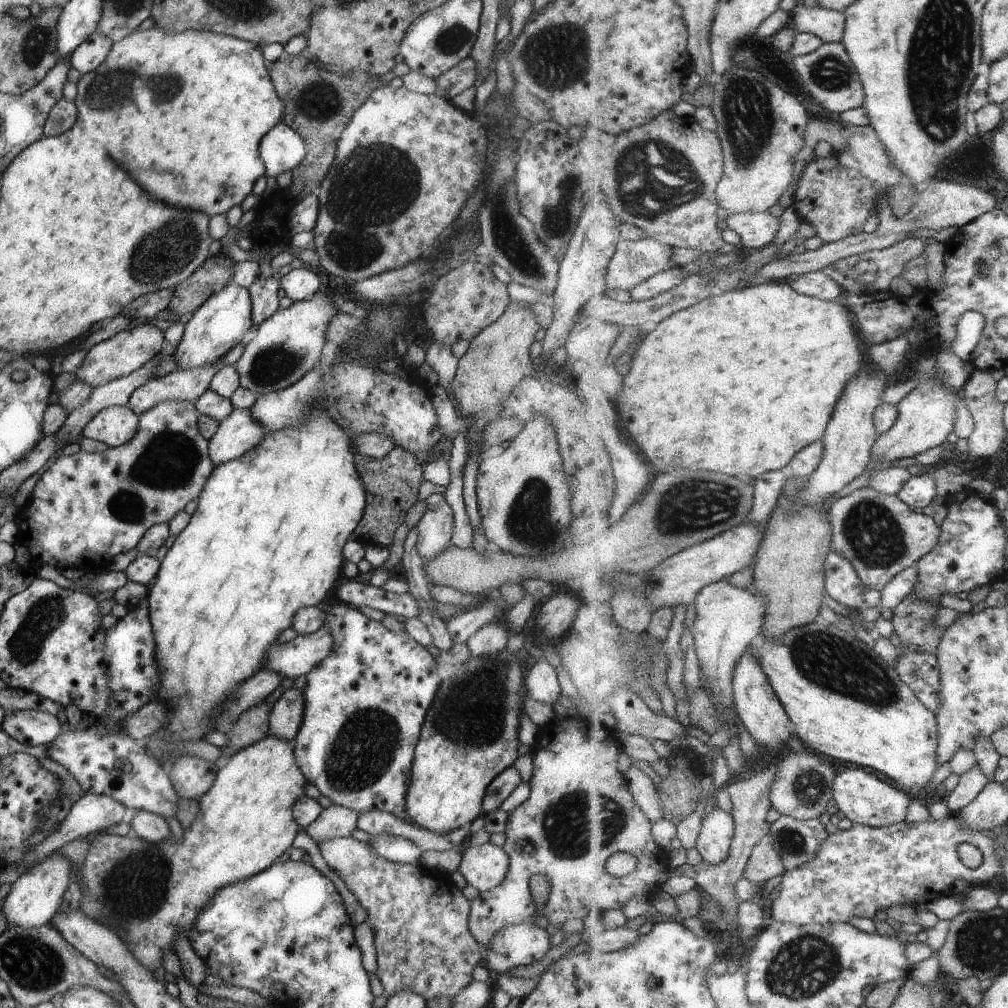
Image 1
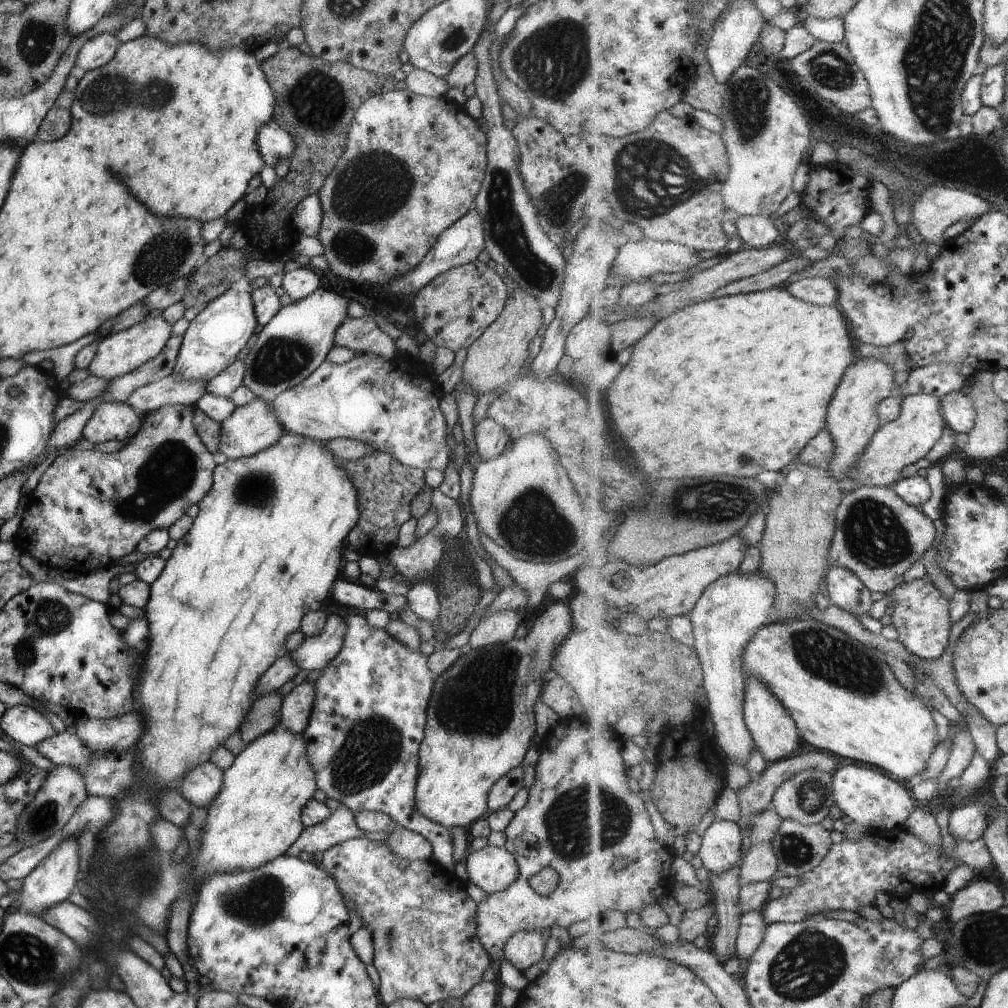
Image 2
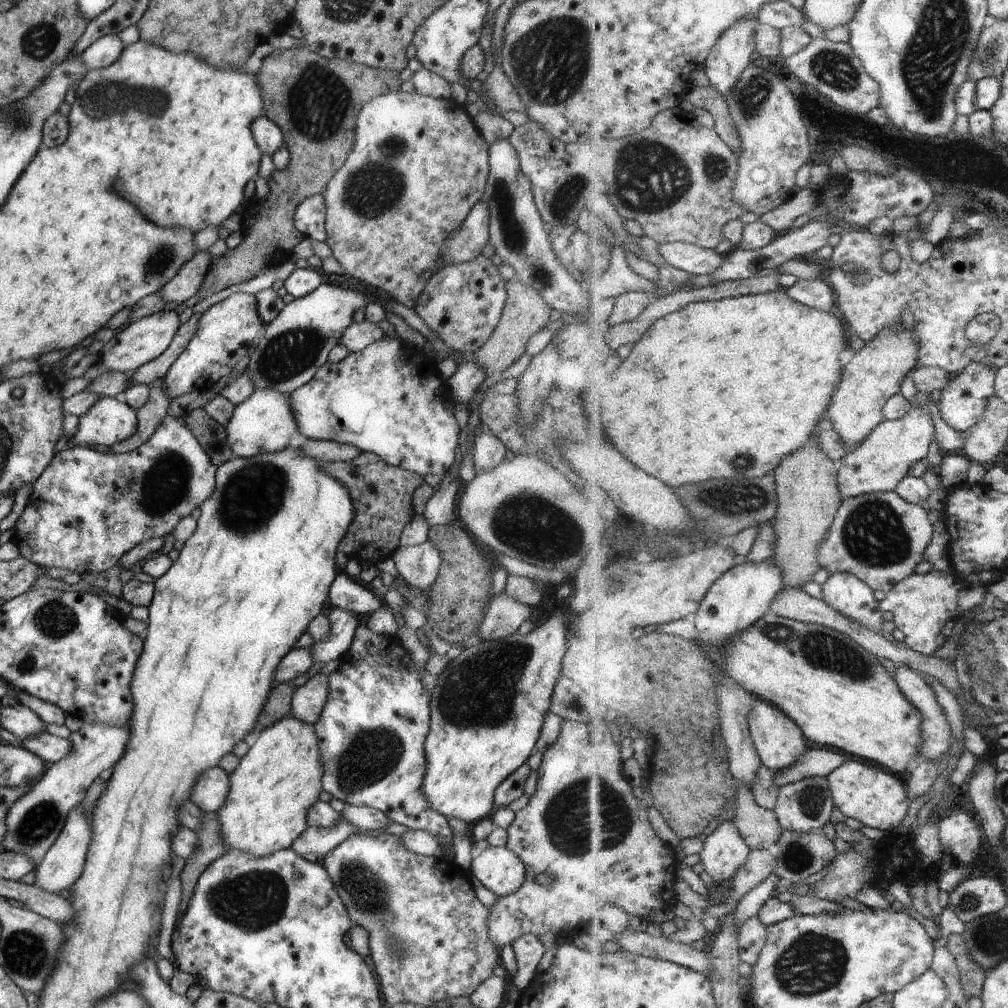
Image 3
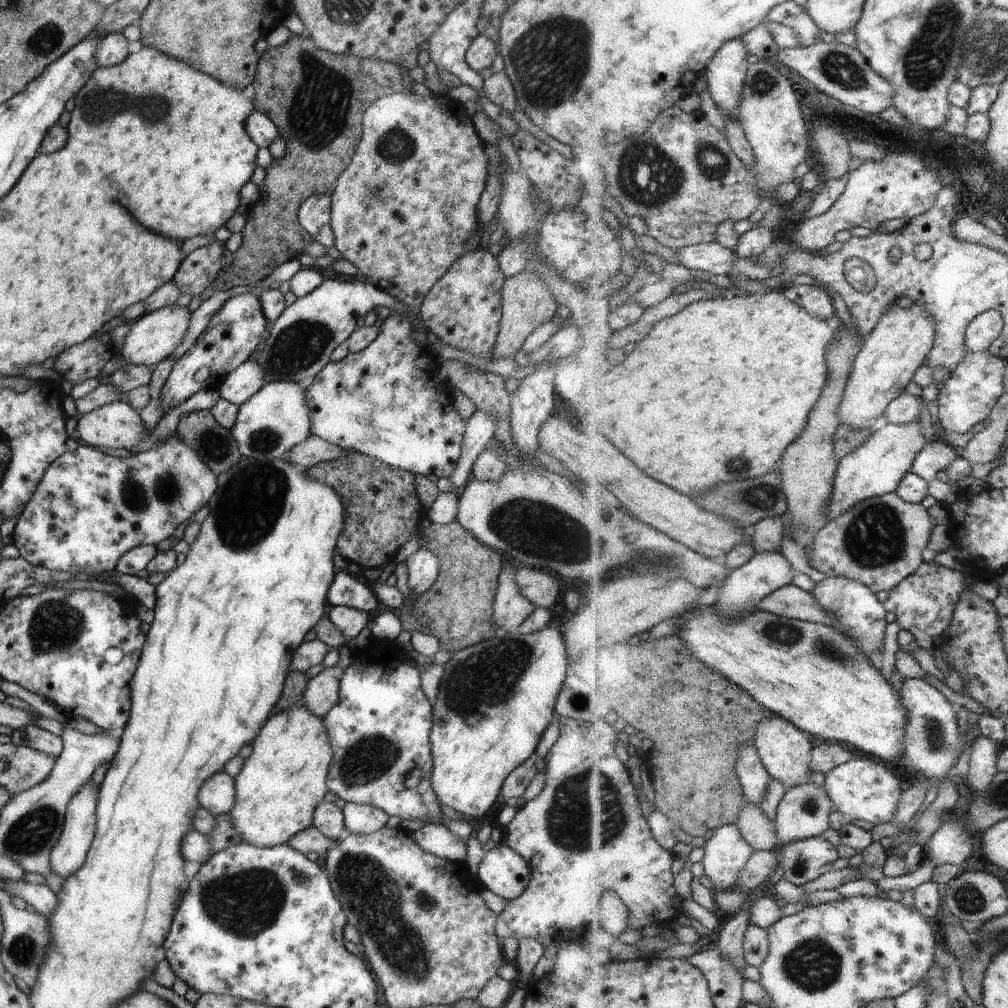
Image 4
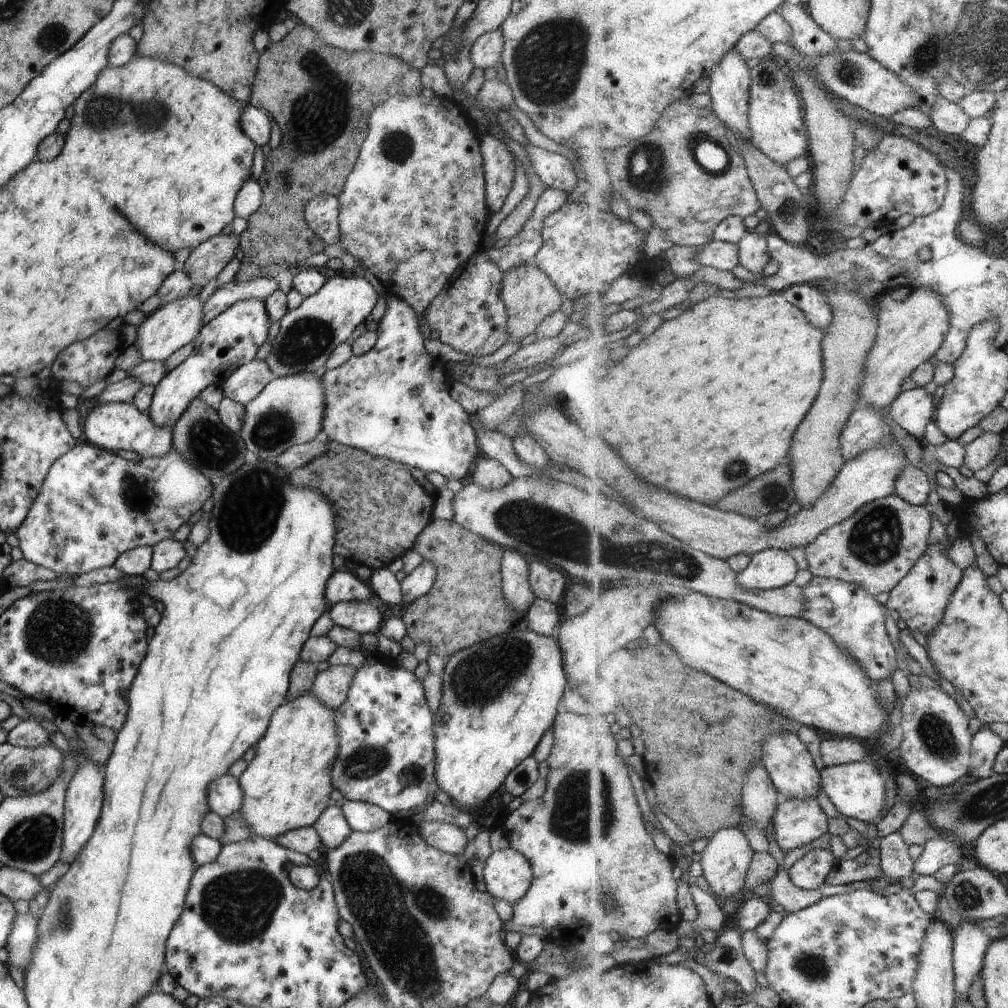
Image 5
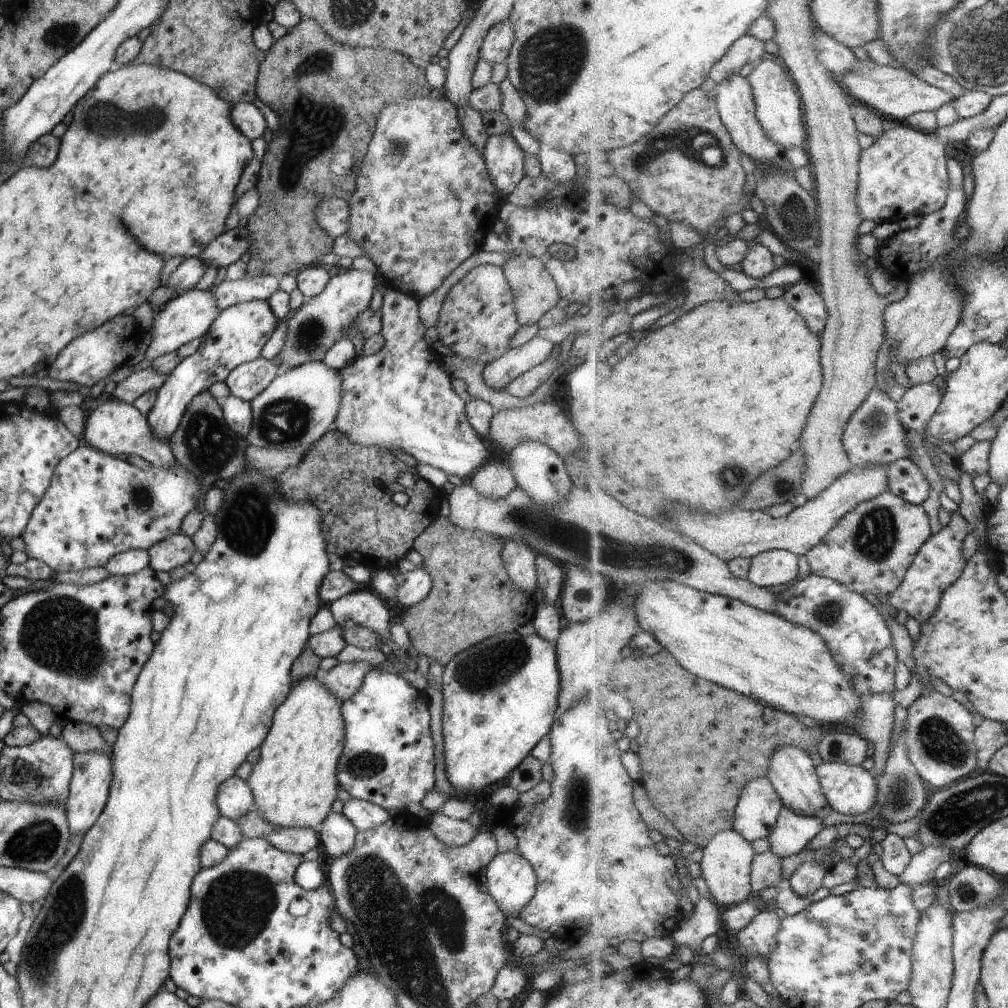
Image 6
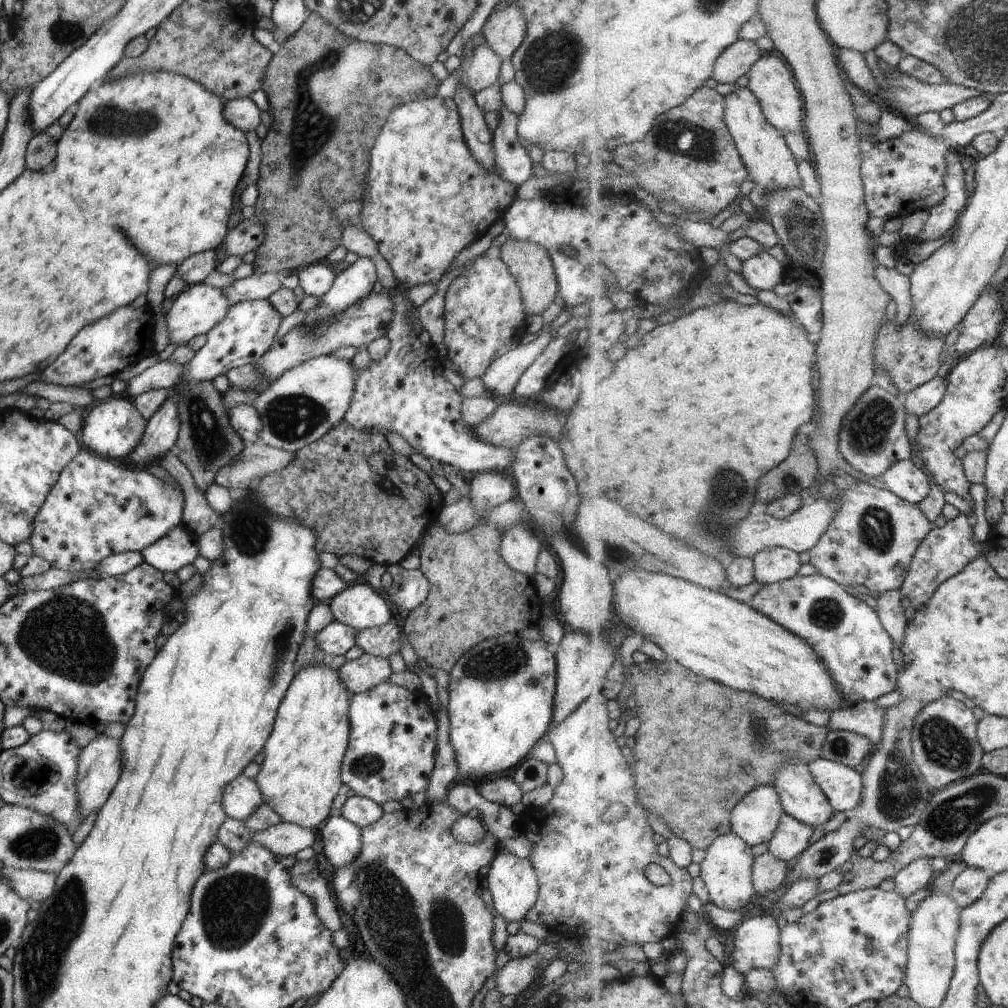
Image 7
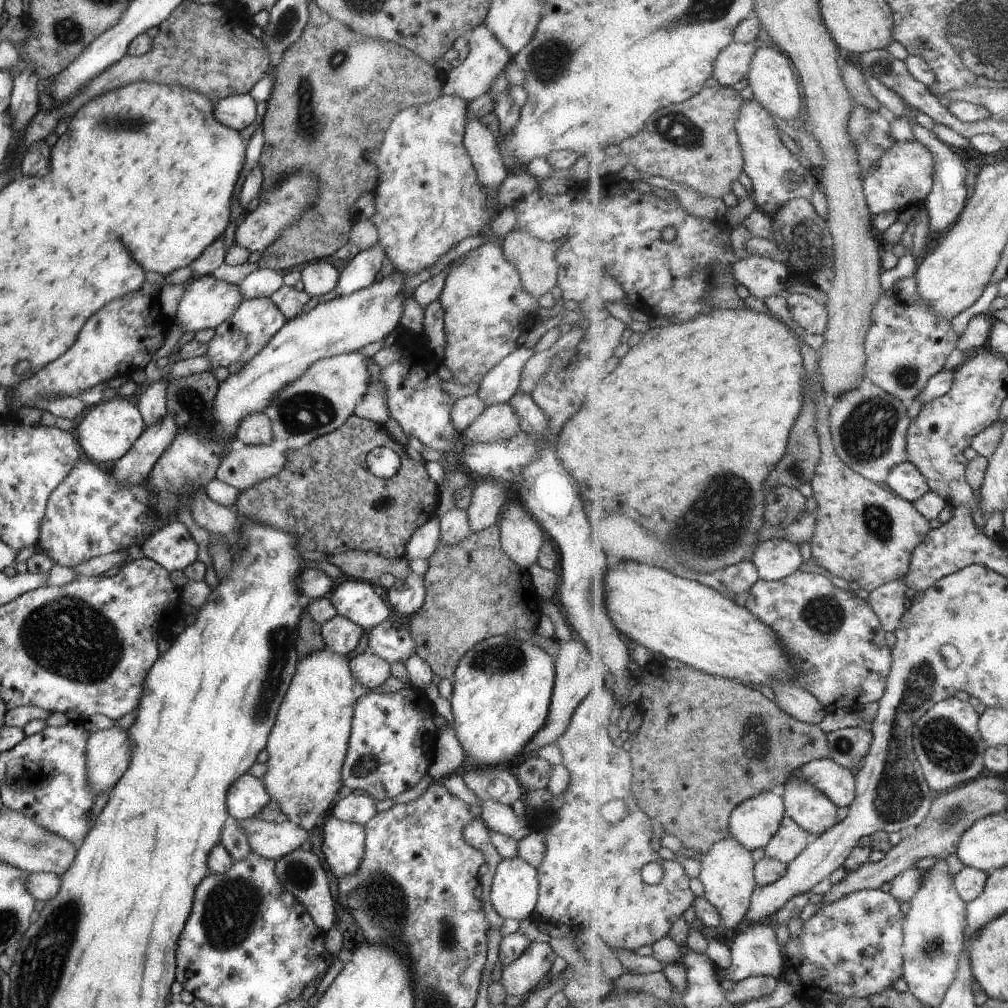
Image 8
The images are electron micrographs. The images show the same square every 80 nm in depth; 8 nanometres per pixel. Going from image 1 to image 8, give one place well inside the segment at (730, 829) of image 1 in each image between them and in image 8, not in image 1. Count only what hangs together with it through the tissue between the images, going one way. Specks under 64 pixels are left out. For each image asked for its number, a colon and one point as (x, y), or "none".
2: (722, 848)
3: (724, 853)
4: (725, 854)
5: (727, 856)
6: (726, 866)
7: (726, 870)
8: (728, 874)

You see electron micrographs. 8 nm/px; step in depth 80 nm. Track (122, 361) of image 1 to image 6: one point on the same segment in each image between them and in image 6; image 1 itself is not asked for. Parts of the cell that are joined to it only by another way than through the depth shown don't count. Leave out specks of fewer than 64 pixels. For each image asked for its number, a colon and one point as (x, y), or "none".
2: (119, 353)
3: (135, 343)
4: (151, 337)
5: (169, 327)
6: (186, 316)

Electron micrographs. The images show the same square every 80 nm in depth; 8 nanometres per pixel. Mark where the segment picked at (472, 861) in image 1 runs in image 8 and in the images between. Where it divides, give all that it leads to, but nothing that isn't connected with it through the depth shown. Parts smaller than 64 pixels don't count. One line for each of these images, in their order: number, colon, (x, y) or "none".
2: (491, 869)
3: (498, 870)
4: (501, 871)
5: (506, 874)
6: (510, 881)
7: (511, 881)
8: (513, 886)

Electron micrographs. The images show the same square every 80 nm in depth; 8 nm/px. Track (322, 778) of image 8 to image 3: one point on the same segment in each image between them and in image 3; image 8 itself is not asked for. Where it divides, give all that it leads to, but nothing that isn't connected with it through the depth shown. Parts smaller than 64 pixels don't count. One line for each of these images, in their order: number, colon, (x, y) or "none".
3: (275, 783)
4: (279, 784)
5: (286, 785)
6: (293, 784)
7: (298, 779)

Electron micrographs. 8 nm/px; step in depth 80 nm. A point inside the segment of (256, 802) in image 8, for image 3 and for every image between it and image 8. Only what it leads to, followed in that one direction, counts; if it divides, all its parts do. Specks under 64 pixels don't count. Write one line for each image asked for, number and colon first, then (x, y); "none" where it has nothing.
3: (209, 792)
4: (216, 795)
5: (223, 796)
6: (233, 799)
7: (240, 797)

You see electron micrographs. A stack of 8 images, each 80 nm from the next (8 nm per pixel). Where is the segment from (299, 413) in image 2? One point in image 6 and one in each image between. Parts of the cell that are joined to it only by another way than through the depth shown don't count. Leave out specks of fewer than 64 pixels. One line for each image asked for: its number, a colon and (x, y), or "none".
3: (388, 399)
4: (386, 401)
5: (392, 402)
6: (400, 397)

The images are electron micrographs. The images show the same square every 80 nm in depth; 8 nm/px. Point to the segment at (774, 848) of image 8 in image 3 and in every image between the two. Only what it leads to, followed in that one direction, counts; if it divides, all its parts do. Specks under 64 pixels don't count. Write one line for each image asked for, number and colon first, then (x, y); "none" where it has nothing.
3: (807, 805)
4: (803, 813)
5: (798, 822)
6: (794, 831)
7: (792, 838)

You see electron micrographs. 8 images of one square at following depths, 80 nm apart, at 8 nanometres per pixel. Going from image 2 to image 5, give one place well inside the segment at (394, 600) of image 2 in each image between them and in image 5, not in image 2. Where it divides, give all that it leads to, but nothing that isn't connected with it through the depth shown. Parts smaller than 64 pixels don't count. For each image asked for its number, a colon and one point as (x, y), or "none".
3: (346, 593)
4: (347, 590)
5: (342, 586)

